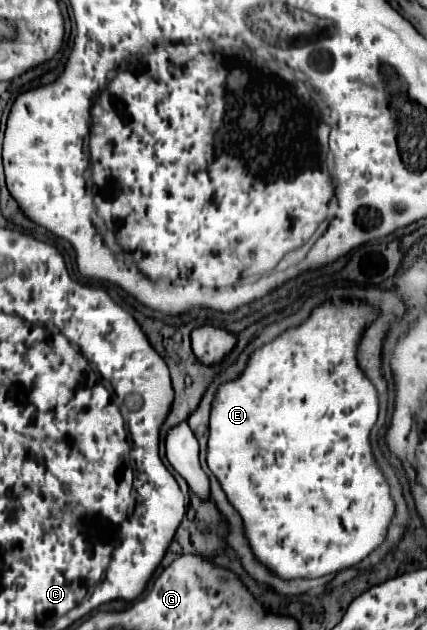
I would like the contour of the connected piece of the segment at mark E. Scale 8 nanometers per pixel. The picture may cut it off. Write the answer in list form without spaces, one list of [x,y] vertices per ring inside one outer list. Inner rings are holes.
[[[357,300],[327,301],[312,311],[312,316],[300,324],[298,328],[286,330],[280,334],[274,342],[268,342],[260,350],[256,350],[242,372],[240,378],[226,382],[218,388],[216,398],[212,402],[212,414],[210,414],[210,438],[208,438],[208,468],[212,474],[220,480],[222,490],[226,492],[230,504],[240,512],[246,528],[248,542],[256,554],[256,558],[266,564],[274,574],[280,578],[318,578],[326,576],[332,572],[340,572],[344,568],[350,568],[358,564],[362,558],[366,558],[376,546],[382,544],[386,538],[386,530],[394,518],[394,500],[390,498],[390,488],[378,470],[372,450],[370,450],[370,430],[378,418],[378,396],[376,388],[372,382],[364,376],[364,372],[356,366],[356,350],[358,349],[358,340],[364,328],[375,320],[378,311],[373,305],[363,303]],[[326,414],[338,414],[336,420],[328,422]]]

